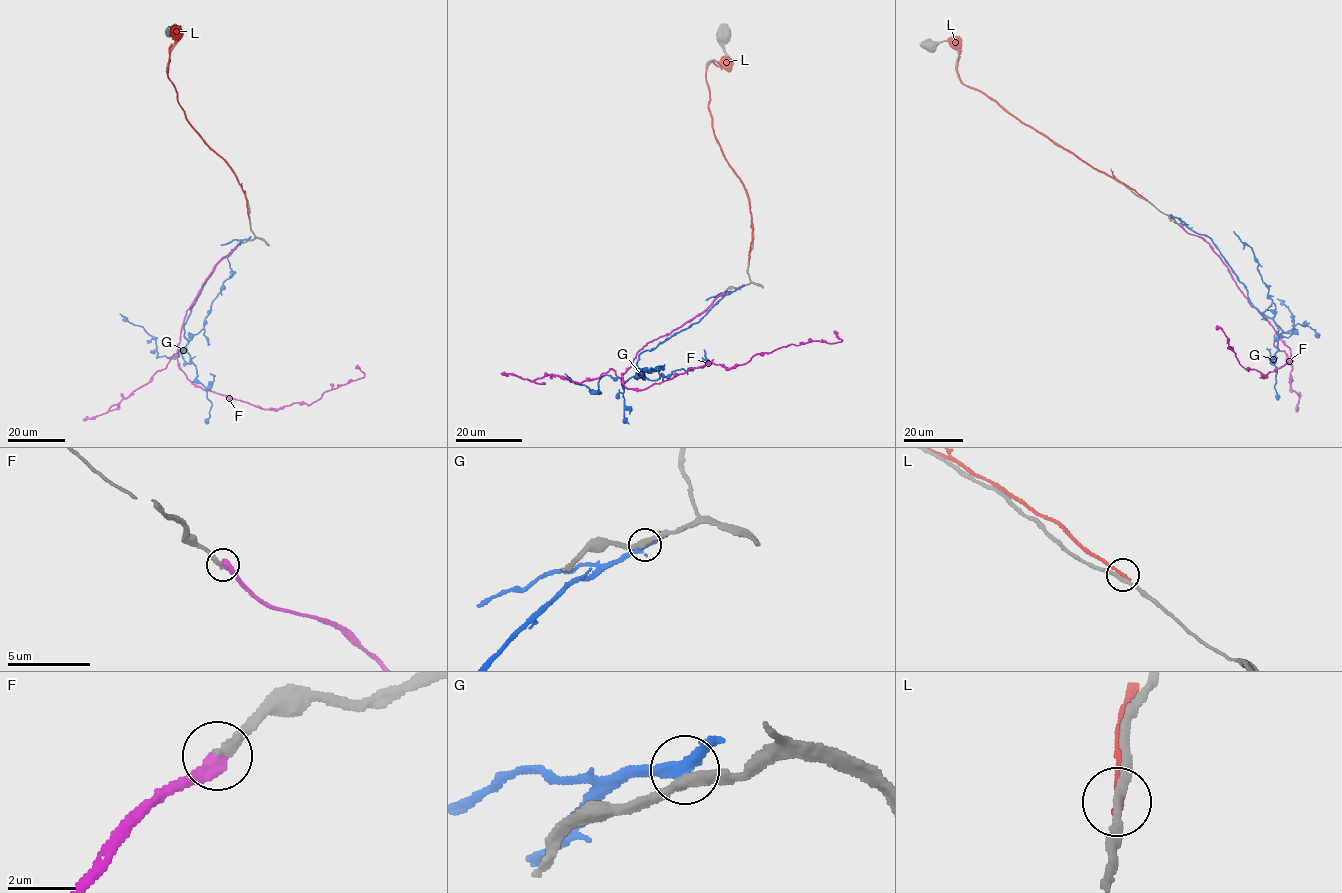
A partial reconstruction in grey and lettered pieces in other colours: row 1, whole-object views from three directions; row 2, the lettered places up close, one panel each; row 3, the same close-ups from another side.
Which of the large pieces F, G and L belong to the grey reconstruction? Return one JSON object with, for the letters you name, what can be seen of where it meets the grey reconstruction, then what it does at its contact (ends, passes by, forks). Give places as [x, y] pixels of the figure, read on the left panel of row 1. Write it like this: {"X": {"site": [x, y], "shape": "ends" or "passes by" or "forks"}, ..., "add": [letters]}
{"add": []}

